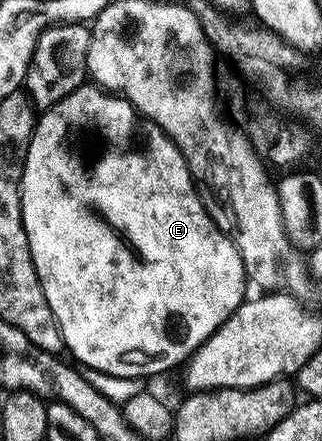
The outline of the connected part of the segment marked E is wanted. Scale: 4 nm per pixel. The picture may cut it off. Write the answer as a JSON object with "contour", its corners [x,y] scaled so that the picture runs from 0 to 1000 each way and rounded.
{"contour":[[[295,193],[245,195],[217,218],[168,236],[152,249],[121,261],[112,295],[87,322],[87,342],[75,365],[75,397],[62,410],[62,478],[75,501],[75,524],[93,553],[93,580],[106,590],[106,608],[118,617],[118,635],[130,644],[130,662],[143,662],[143,689],[155,689],[155,707],[171,717],[180,744],[199,764],[208,800],[224,800],[252,832],[329,844],[342,853],[391,853],[394,857],[457,859],[457,848],[497,848],[506,839],[534,839],[547,828],[581,823],[612,789],[649,766],[683,737],[745,696],[761,683],[758,601],[730,546],[708,540],[671,515],[665,497],[646,488],[627,451],[609,442],[615,429],[596,395],[584,388],[584,367],[571,354],[553,354],[559,342],[525,313],[503,313],[503,349],[484,349],[491,395],[478,404],[503,408],[503,426],[366,426],[360,376],[398,354],[416,358],[422,340],[447,340],[453,313],[441,313],[441,290],[429,281],[422,249],[391,245],[398,229],[370,218],[351,218],[339,206]]]}

